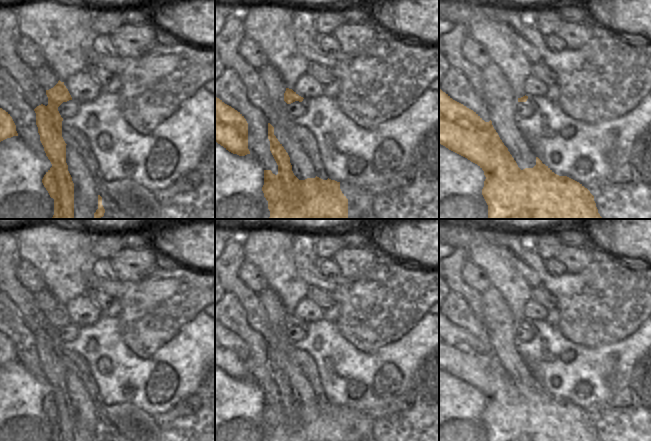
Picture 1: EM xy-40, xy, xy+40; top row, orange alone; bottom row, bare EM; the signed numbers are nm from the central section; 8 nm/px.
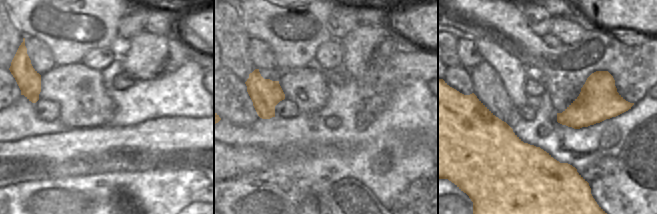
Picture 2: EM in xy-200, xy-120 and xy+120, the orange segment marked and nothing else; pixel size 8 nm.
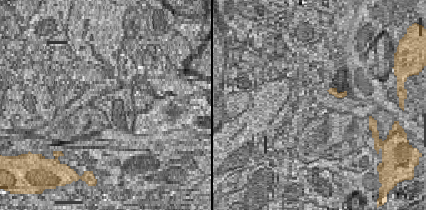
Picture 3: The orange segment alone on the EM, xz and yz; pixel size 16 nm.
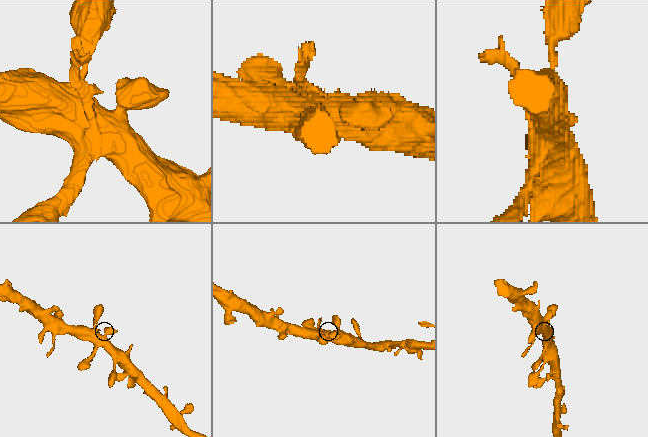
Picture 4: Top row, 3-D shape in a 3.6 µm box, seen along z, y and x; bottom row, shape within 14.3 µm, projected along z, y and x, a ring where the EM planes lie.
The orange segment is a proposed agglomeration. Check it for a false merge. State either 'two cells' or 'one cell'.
one cell

